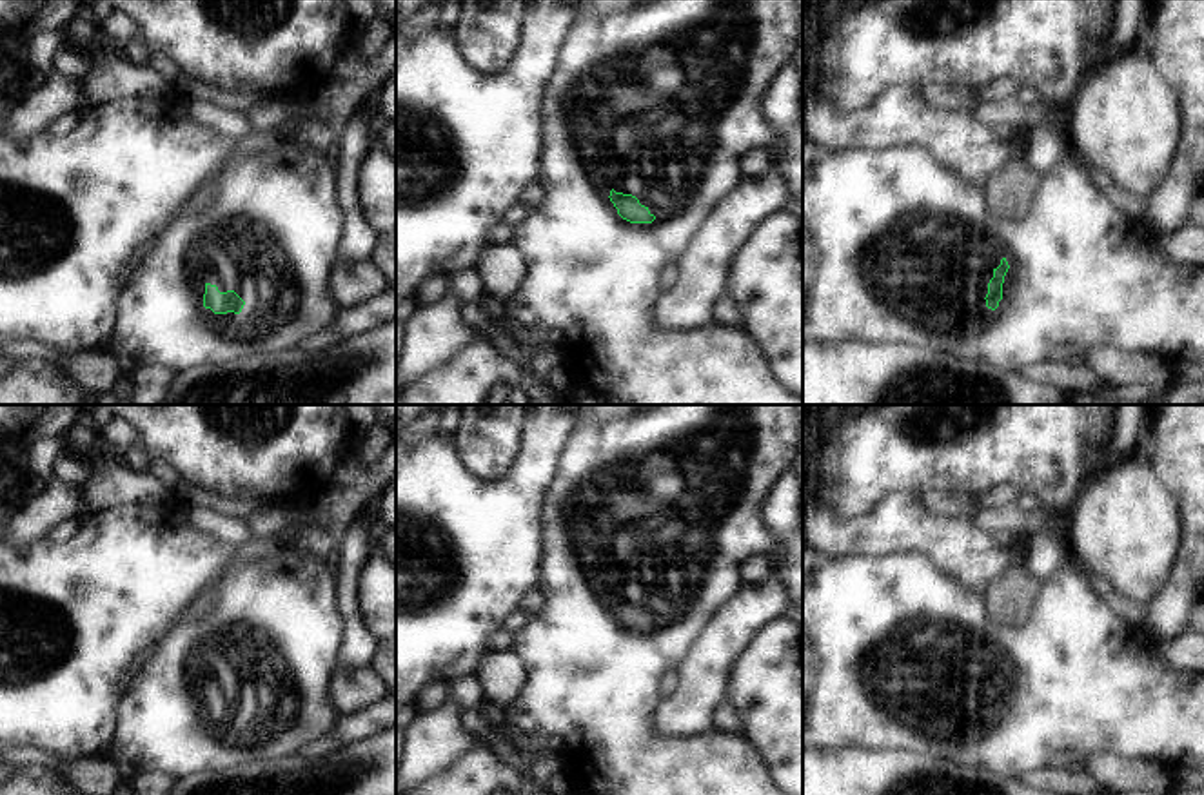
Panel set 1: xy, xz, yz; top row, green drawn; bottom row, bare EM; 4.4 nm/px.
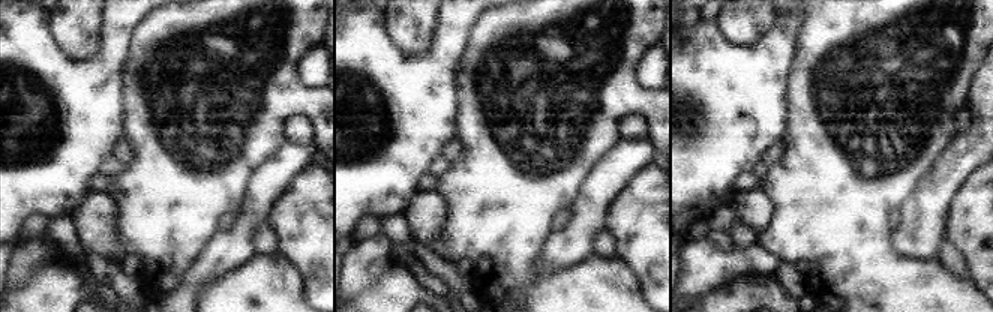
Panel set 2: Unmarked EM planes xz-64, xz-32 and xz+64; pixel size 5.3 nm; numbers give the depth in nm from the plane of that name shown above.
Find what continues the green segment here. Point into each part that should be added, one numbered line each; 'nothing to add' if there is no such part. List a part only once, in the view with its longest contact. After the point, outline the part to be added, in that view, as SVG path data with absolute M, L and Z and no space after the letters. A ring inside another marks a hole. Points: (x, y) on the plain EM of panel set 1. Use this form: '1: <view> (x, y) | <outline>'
1: xz (660, 509) | M661 405L628 419L581 421L568 436L567 447L559 456L559 474L554 477L541 508L543 519L543 559L541 581L538 590L543 594L543 608L532 615L512 637L512 652L518 653L527 668L527 684L518 699L505 712L512 728L525 737L545 741L550 735L563 739L558 755L559 771L583 795L786 795L775 786L763 755L755 746L735 731L717 731L715 728L697 737L663 737L656 730L657 679L663 673L676 673L690 646L697 641L706 623L723 608L730 595L737 594L737 568L754 554L774 561L785 588L788 590L786 617L803 626L803 537L790 534L779 537L759 521L761 506L770 490L786 470L792 470L799 450L799 419L795 405ZM610 597L632 601L656 623L652 630L630 630L617 621L610 608Z

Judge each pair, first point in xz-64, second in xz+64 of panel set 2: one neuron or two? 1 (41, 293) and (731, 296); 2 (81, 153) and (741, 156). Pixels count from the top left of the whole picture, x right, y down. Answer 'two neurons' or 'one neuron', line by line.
1: one neuron
2: one neuron

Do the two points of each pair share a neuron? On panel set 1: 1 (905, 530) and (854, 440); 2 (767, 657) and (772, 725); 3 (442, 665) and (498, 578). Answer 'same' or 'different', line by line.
1: different
2: same
3: same

